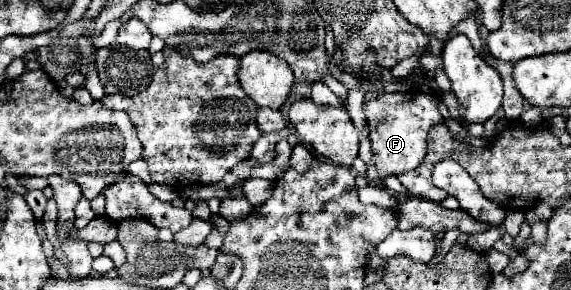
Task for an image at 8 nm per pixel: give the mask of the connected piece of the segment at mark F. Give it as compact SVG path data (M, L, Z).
M418 92L418 96L412 94L382 94L380 98L366 102L364 104L364 112L366 112L366 120L368 120L368 128L370 128L370 142L372 142L372 164L378 170L380 180L386 180L388 176L400 176L404 172L412 172L426 156L426 136L430 126L434 124L442 124L444 118L438 112L438 102L428 96Z

